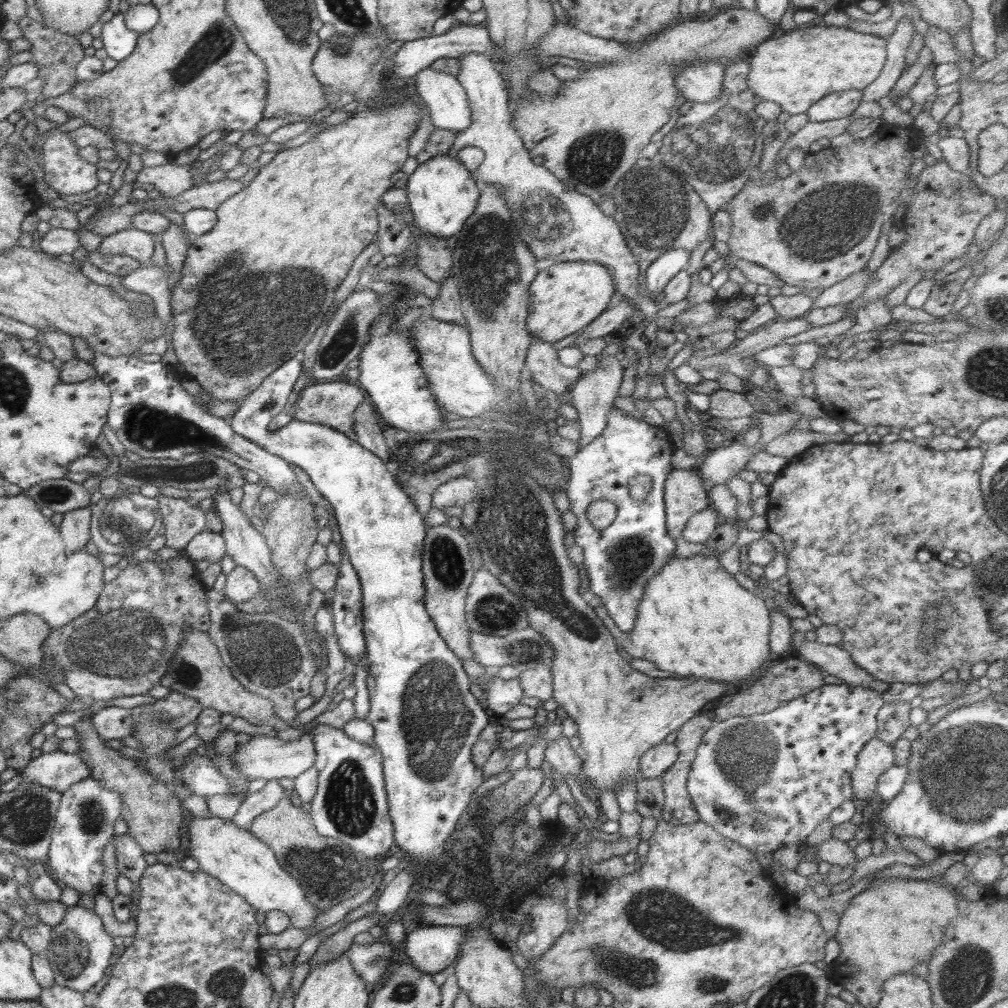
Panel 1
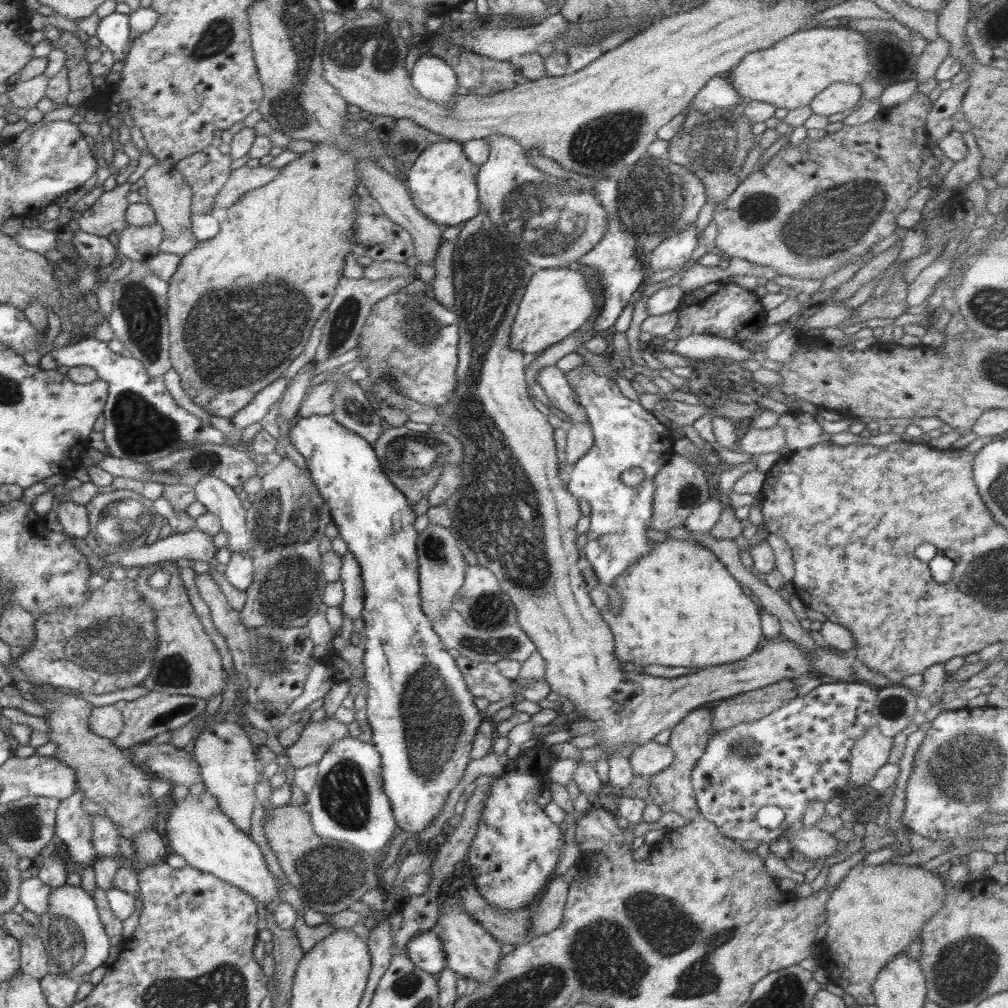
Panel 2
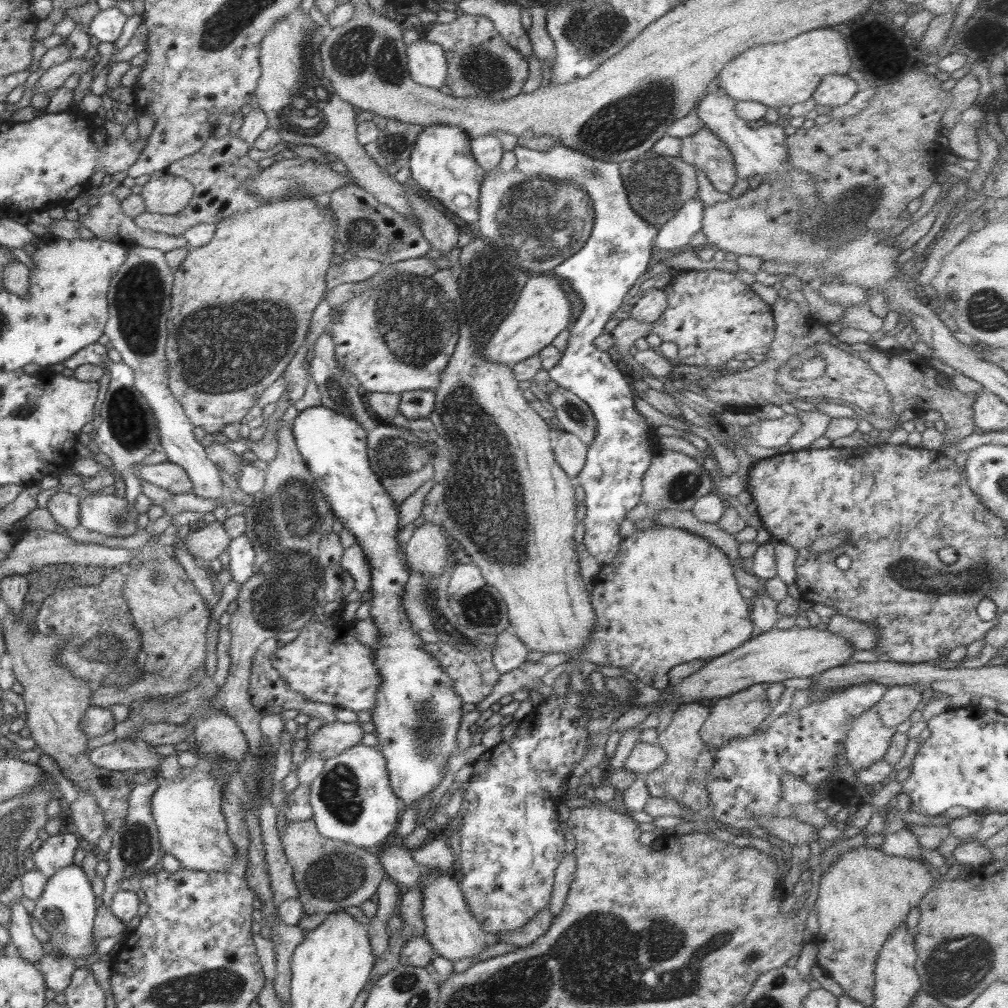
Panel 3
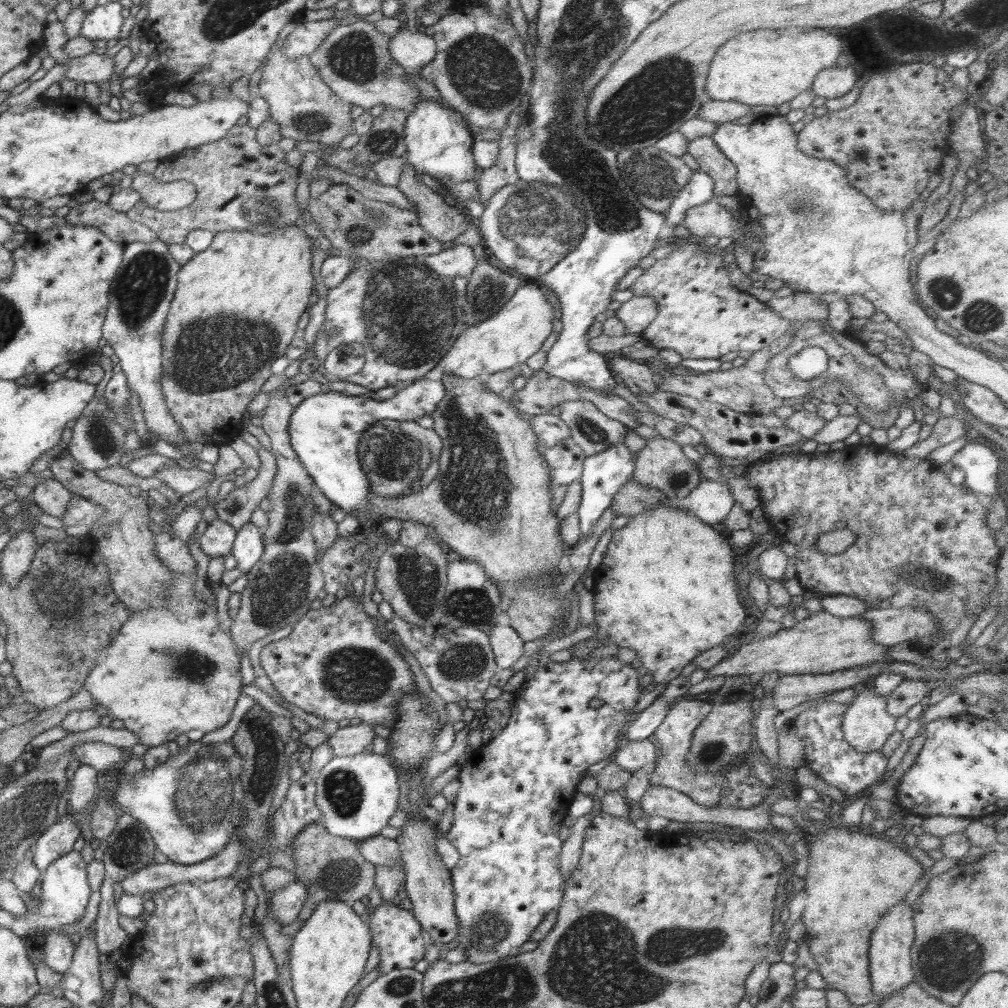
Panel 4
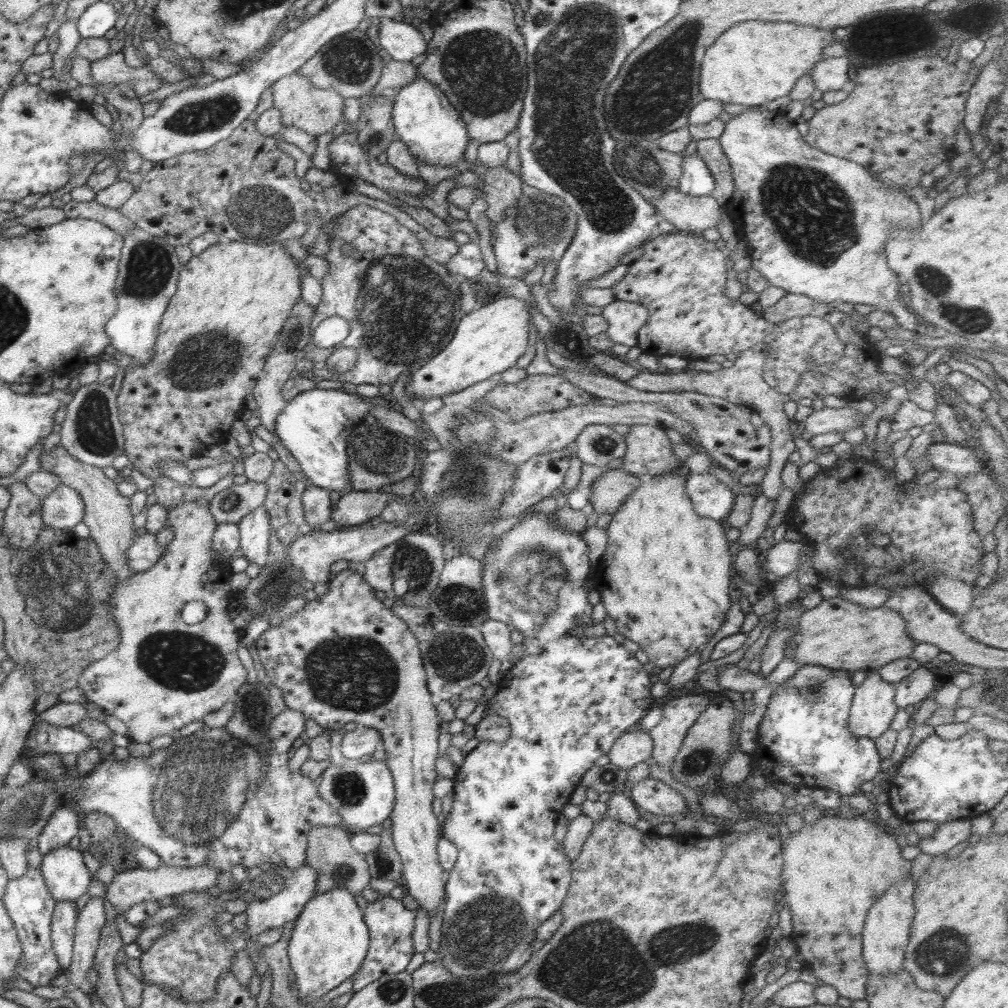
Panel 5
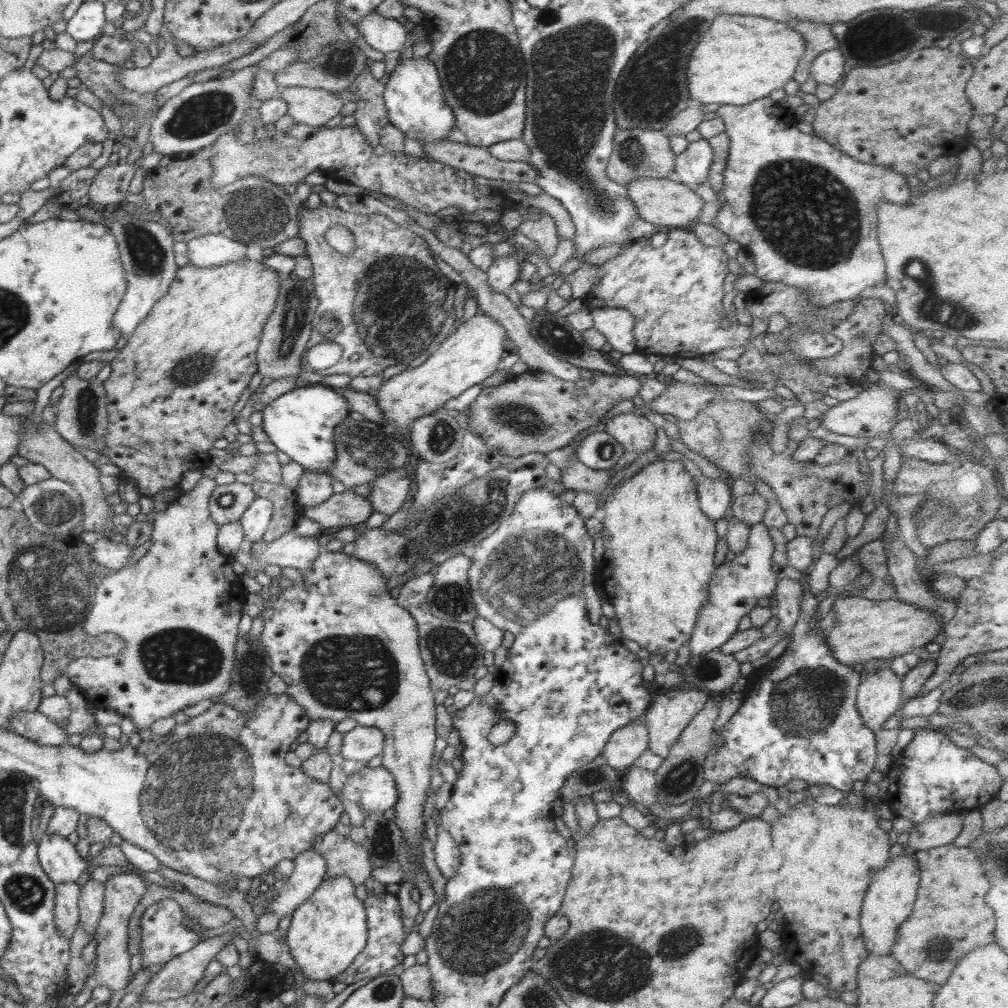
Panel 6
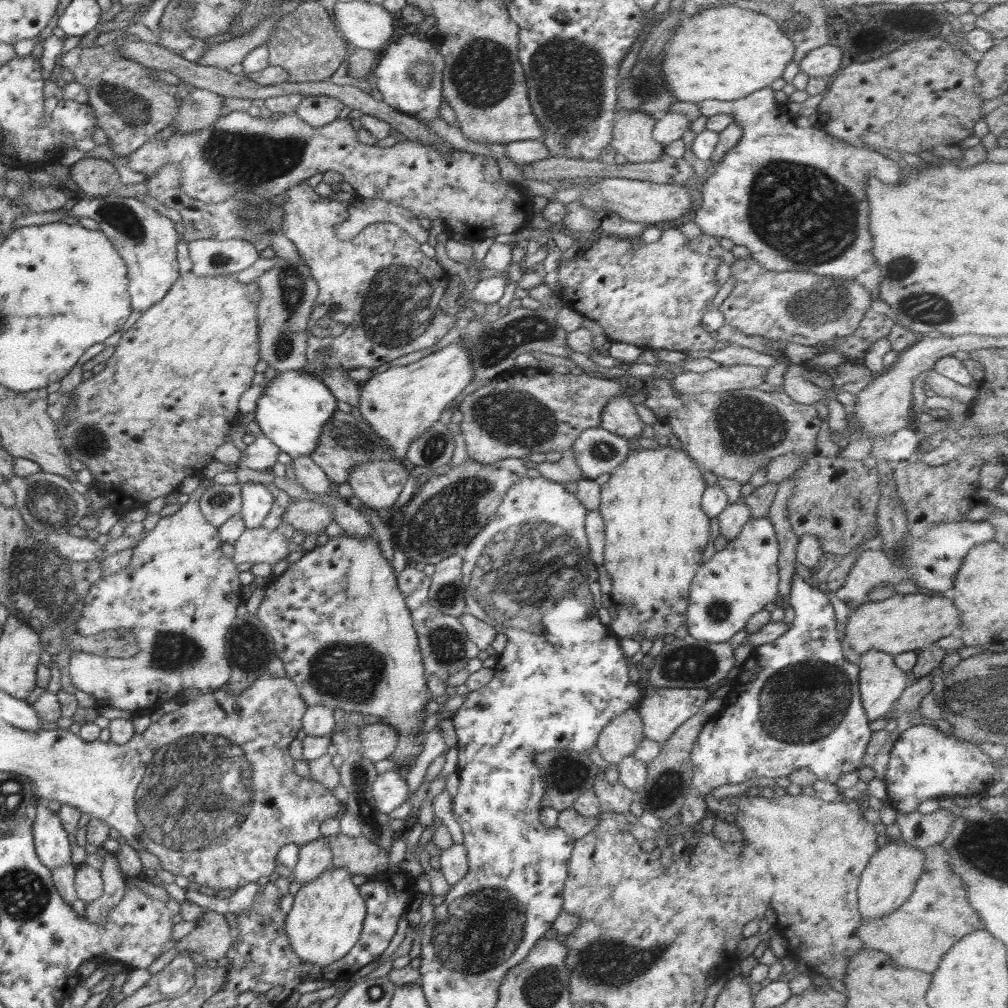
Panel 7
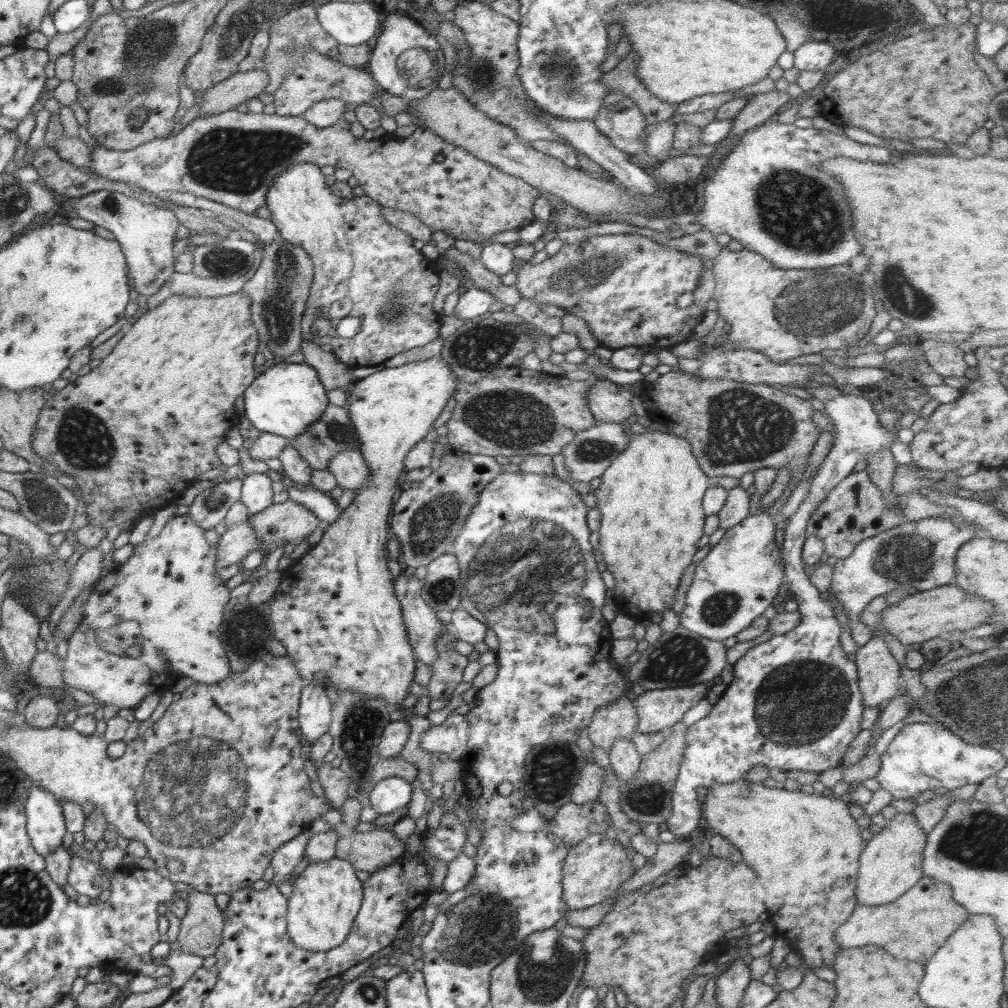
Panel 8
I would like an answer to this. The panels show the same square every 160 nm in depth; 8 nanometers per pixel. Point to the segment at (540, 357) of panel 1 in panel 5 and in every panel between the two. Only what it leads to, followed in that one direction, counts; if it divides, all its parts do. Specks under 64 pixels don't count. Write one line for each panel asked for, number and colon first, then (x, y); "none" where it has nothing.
2: (558, 389)
3: (574, 415)
4: (592, 431)
5: (597, 444)

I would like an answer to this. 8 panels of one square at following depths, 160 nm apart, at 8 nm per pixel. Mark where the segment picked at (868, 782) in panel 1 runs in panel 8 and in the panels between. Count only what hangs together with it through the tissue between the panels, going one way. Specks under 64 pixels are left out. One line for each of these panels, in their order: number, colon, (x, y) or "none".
2: (871, 752)
3: (866, 743)
4: (866, 725)
5: (873, 707)
6: (879, 696)
7: (881, 682)
8: (878, 673)

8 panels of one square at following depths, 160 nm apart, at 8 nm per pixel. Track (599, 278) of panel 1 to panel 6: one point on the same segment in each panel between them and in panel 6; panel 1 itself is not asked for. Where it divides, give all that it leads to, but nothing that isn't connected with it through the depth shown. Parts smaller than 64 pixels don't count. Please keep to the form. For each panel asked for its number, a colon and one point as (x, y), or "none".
2: (557, 301)
3: (543, 310)
4: (516, 332)
5: (490, 340)
6: (472, 353)

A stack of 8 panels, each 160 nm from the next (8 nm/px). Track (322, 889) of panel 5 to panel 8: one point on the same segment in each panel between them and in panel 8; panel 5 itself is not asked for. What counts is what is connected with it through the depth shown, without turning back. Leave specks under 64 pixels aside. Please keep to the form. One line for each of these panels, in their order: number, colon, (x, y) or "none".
6: (344, 857)
7: (358, 855)
8: (369, 851)

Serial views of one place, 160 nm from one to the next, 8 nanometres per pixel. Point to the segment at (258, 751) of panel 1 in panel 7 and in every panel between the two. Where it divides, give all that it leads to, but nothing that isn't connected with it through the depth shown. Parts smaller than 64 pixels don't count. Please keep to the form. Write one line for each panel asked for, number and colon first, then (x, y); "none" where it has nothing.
2: (316, 738)
3: (333, 738)
4: (351, 740)
5: (360, 743)
6: (361, 743)
7: (378, 741)

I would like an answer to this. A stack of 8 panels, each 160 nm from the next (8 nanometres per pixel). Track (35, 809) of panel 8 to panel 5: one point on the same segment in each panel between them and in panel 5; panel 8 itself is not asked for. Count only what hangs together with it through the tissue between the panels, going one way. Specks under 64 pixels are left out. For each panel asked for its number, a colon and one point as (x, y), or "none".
5: (67, 877)
6: (60, 860)
7: (51, 843)

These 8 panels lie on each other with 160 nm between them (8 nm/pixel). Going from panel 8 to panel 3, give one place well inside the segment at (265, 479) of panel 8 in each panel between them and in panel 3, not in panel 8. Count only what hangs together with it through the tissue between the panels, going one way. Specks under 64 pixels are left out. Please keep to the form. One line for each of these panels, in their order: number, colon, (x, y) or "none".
3: (241, 566)
4: (248, 546)
5: (254, 529)
6: (255, 520)
7: (257, 500)

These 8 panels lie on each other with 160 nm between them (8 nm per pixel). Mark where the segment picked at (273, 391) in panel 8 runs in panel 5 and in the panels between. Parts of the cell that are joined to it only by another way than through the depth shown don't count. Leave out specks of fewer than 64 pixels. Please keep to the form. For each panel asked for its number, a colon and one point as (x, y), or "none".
5: (314, 425)
6: (301, 423)
7: (293, 408)

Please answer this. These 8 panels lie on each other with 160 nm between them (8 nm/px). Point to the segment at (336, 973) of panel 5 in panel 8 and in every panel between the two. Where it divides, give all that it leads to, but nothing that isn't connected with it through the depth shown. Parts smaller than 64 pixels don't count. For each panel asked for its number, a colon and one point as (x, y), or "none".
6: (327, 932)
7: (326, 919)
8: (327, 896)

